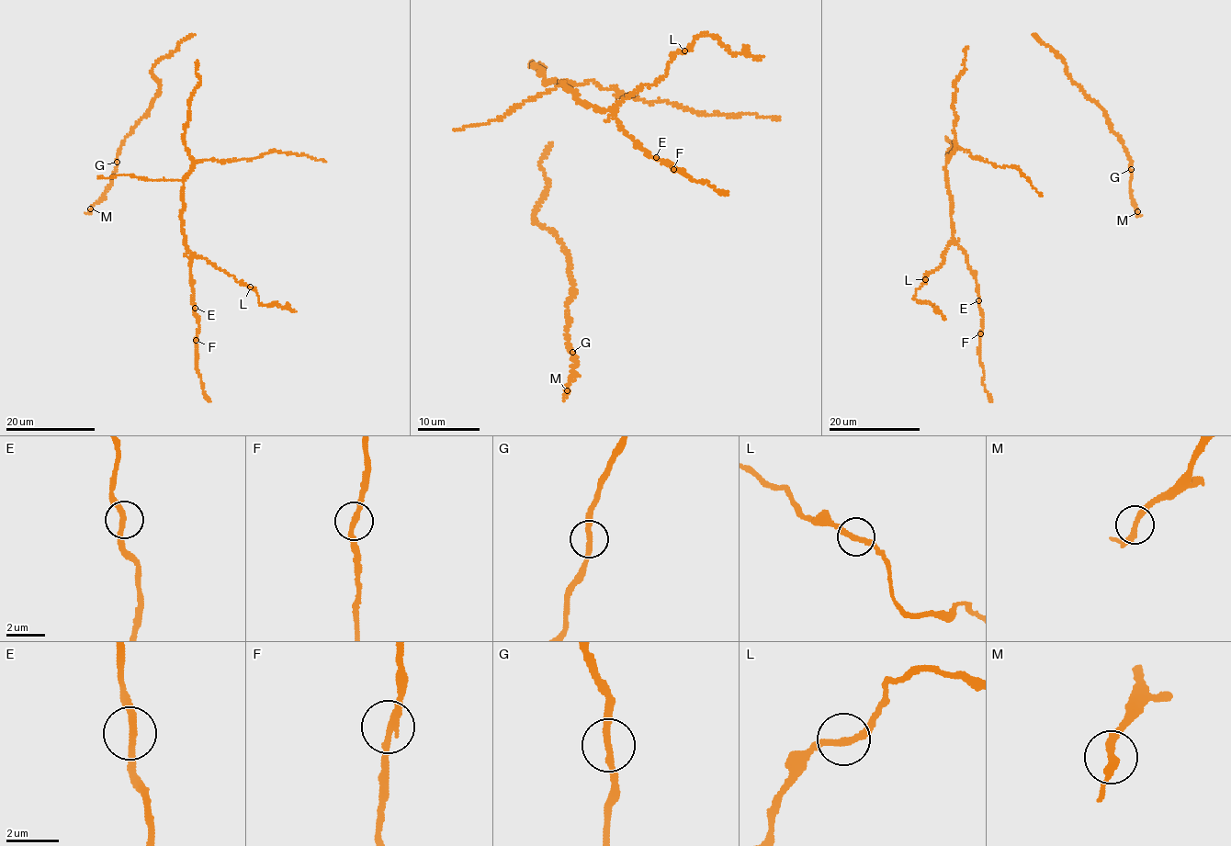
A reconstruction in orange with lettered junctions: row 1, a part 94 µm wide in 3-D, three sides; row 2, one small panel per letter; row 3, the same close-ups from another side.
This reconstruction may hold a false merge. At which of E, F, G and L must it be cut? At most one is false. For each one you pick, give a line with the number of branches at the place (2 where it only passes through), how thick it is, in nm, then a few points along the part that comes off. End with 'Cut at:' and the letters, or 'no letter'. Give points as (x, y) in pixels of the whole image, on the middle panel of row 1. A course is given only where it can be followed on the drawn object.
Cut at: no letter

